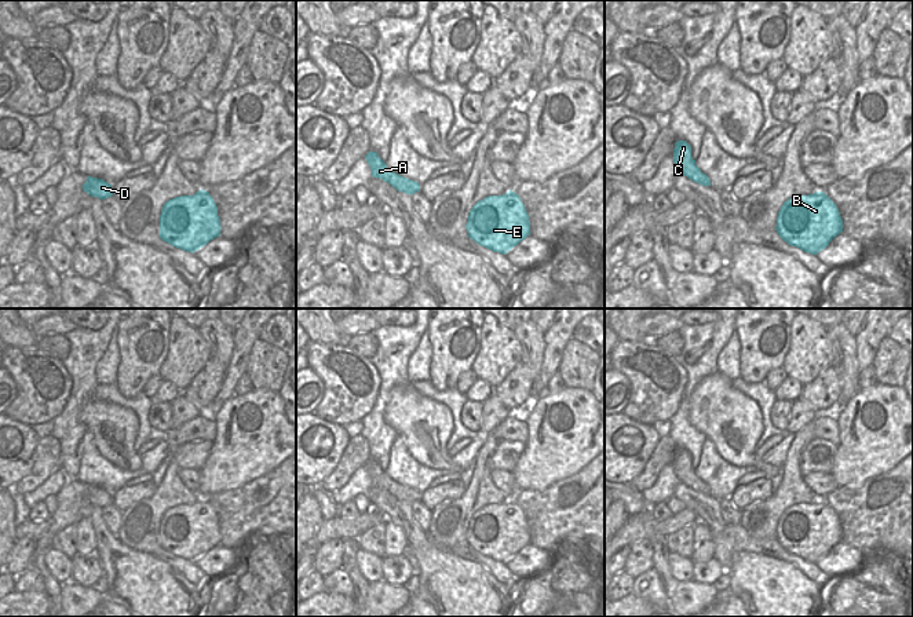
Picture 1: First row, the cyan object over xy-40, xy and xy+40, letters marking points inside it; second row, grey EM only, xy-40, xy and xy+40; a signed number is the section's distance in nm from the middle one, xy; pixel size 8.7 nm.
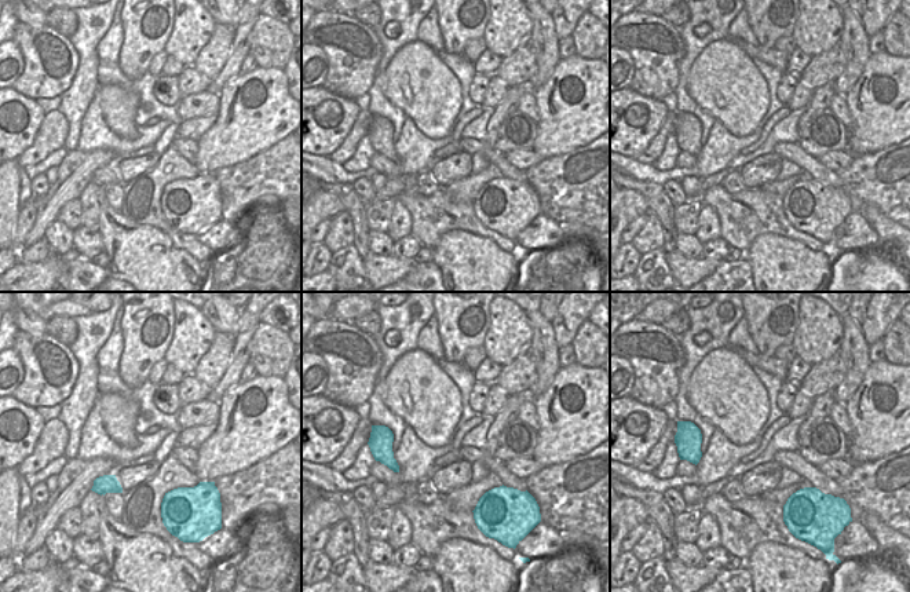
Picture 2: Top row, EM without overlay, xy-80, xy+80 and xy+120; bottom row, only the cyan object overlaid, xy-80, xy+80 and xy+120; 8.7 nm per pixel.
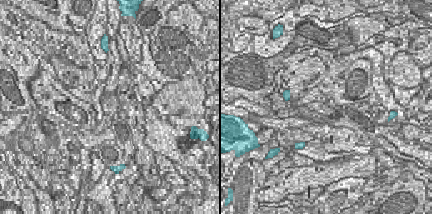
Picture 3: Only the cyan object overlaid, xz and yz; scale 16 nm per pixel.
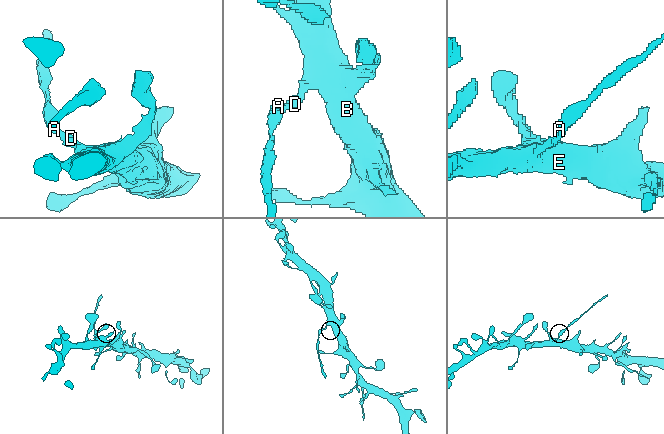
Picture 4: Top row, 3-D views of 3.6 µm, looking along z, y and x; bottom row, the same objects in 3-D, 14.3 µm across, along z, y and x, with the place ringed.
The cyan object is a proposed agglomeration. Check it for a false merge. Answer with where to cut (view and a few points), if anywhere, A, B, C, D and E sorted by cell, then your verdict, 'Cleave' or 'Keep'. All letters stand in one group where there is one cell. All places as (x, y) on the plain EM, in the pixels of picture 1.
Split along xy (398, 484), (387, 490). Groups: A C / B D E. Cleave

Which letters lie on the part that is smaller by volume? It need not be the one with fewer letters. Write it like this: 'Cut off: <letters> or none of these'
Cut off: A, C

